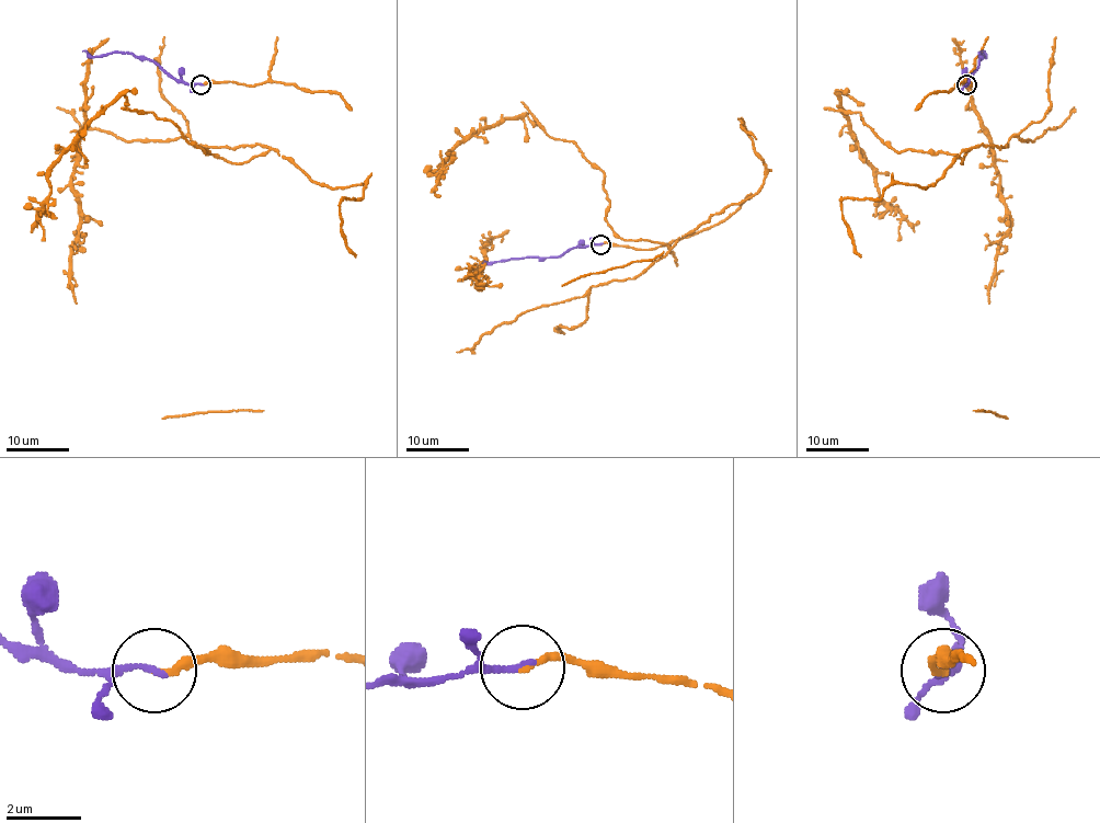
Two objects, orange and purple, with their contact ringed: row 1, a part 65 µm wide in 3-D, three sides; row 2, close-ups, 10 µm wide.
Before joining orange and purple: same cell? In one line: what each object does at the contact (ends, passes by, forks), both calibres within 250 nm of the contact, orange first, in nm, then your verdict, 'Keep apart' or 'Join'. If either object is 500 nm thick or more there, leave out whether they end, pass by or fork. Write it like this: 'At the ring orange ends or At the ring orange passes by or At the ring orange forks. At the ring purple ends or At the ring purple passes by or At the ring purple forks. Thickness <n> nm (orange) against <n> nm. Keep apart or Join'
At the ring orange ends. At the ring purple ends. Thickness 170 nm (orange) against 180 nm. Join

